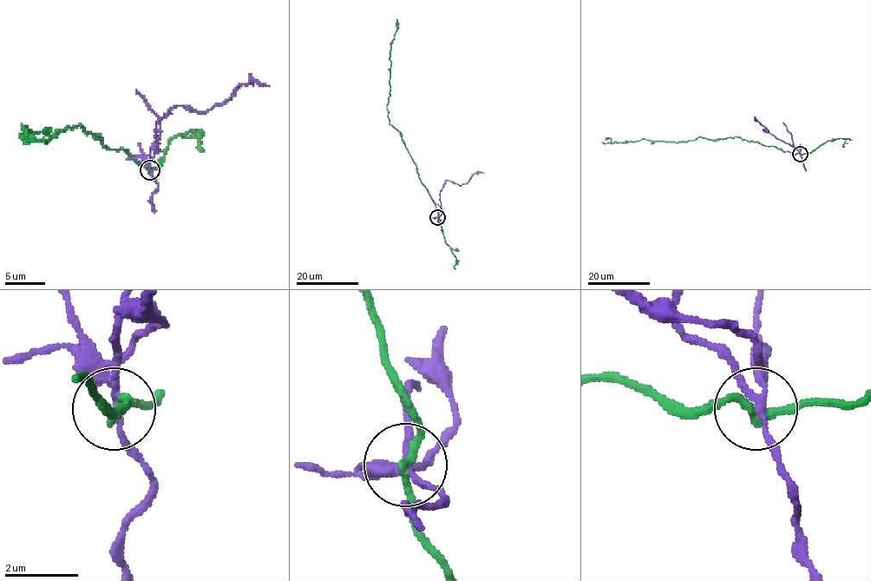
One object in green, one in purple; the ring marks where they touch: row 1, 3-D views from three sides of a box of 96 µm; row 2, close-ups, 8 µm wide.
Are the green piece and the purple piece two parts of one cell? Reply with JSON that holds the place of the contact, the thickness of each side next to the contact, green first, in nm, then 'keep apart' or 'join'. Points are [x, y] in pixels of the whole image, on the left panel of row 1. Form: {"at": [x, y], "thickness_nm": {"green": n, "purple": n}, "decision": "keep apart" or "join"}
{"at": [149, 169], "thickness_nm": {"green": 220, "purple": 160}, "decision": "keep apart"}

